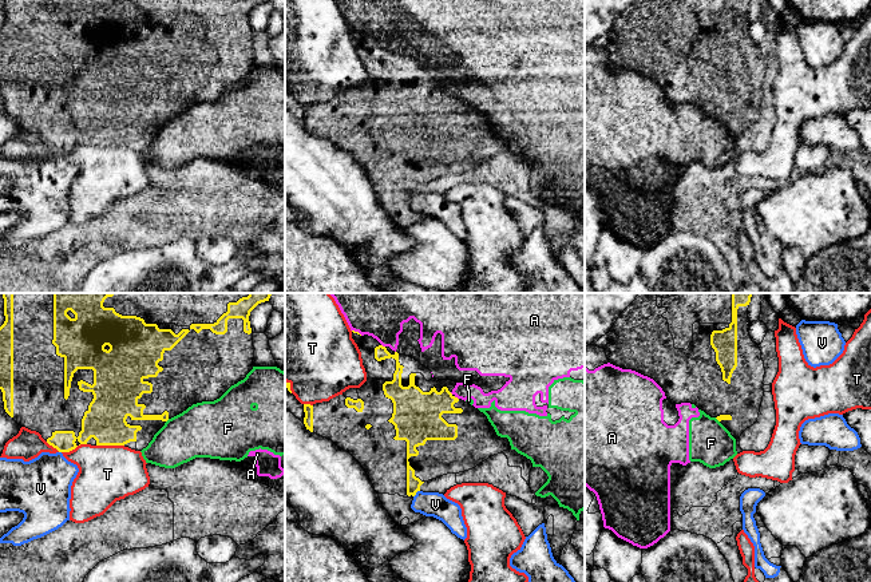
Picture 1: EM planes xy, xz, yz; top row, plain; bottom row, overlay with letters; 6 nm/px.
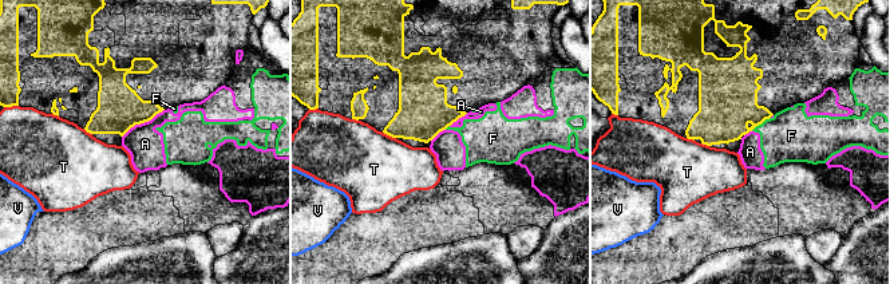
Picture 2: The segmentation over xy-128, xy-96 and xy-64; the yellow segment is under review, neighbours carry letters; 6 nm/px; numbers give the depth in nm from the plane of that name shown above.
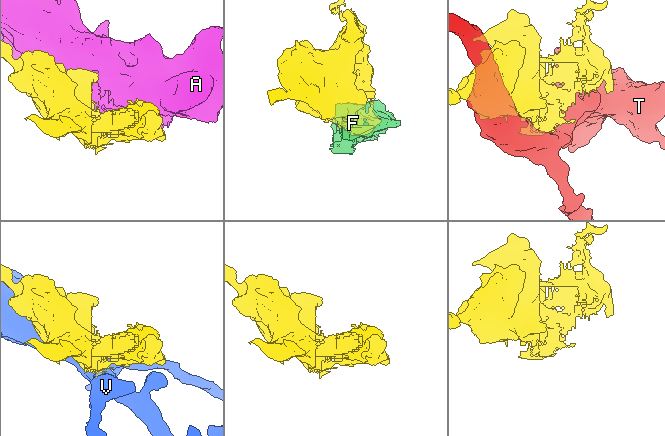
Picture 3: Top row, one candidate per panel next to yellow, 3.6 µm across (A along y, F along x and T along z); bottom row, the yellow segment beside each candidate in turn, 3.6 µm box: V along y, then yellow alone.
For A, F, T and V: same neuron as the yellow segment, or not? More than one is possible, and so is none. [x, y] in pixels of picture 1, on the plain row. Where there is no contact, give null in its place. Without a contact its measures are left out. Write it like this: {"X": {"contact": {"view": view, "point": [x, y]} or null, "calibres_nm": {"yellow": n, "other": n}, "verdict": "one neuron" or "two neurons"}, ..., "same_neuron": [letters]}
{"A": {"contact": {"view": "xz", "point": [456, 98]}, "calibres_nm": {"yellow": 280, "other": 160}, "verdict": "two neurons"}, "F": {"contact": {"view": "yz", "point": [717, 119]}, "calibres_nm": {"yellow": 40, "other": 260}, "verdict": "two neurons"}, "T": {"contact": {"view": "xy", "point": [110, 145]}, "calibres_nm": {"yellow": 240, "other": 340}, "verdict": "two neurons"}, "V": {"contact": {"view": "xz", "point": [415, 194]}, "calibres_nm": {"yellow": 90, "other": 150}, "verdict": "two neurons"}, "same_neuron": []}

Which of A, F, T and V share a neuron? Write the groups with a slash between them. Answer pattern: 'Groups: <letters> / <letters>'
Groups: A F / T / V

